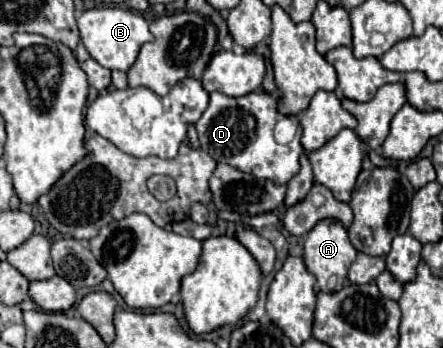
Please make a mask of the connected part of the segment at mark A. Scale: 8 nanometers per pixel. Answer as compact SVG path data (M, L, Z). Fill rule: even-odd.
M321 219L309 233L303 245L303 259L307 269L317 277L317 291L332 293L337 289L342 289L343 281L347 277L347 269L349 265L355 261L357 257L357 249L351 245L349 237L347 237L347 229L337 221L337 219ZM336 276L335 289L333 286L332 277Z

